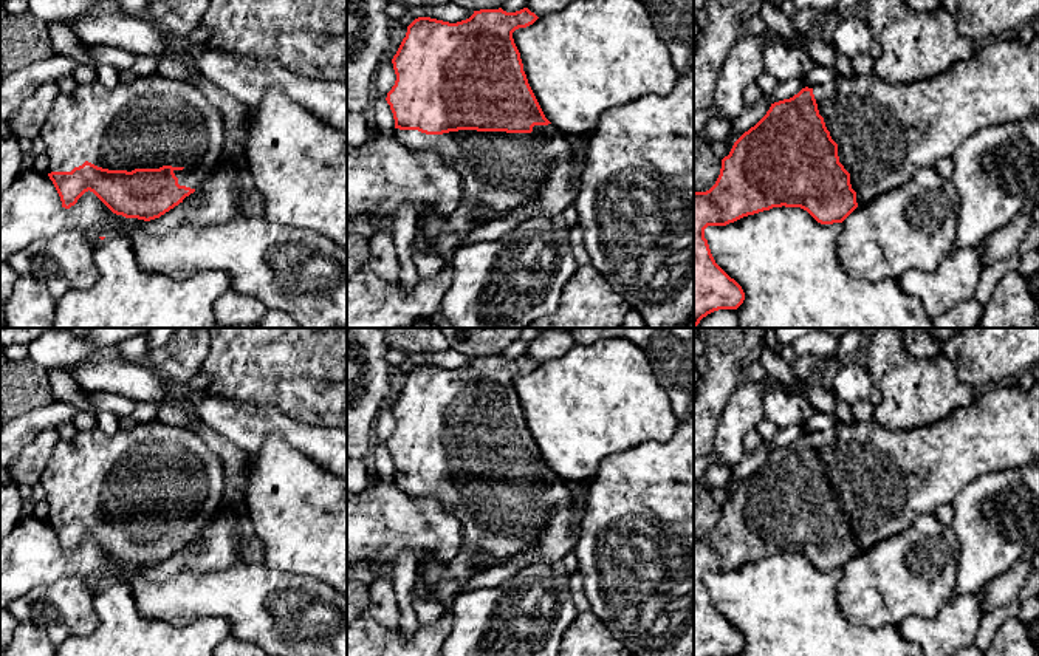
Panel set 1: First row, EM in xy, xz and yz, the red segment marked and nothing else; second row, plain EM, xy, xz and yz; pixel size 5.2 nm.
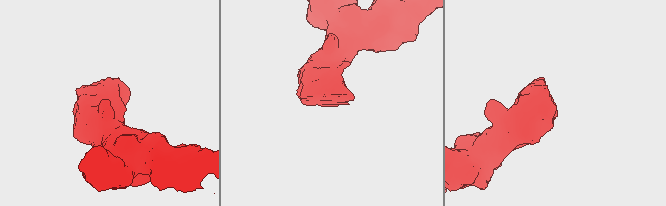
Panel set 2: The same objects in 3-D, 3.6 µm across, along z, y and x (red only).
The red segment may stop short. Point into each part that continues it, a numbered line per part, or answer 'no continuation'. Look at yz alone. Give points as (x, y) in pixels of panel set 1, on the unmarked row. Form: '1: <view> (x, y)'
1: yz (884, 480)

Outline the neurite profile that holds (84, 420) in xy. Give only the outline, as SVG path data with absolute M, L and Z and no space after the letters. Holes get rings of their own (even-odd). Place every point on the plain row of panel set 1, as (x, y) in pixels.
M79 410L71 422L77 430L91 430L96 427L94 412Z

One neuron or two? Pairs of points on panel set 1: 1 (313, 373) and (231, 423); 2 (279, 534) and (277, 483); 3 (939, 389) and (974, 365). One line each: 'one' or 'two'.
1: two
2: one
3: two

